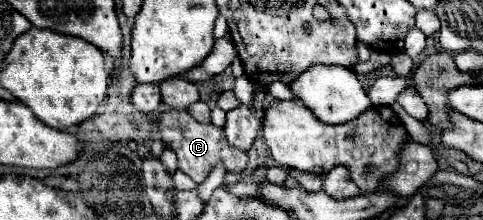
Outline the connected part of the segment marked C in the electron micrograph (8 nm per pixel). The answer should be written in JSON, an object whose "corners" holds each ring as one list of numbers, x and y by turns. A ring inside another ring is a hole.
{"corners":[[168,110,168,114,160,116,160,126,176,126,176,132,172,132,172,136,168,136,168,146,176,152,178,156,178,170,182,170,184,174,188,174,196,184,202,184,206,180,206,176,210,174,210,170,222,162,228,172,244,172,246,170,246,162,248,156,246,152,232,148,224,136,222,128,216,128,214,124,198,124,192,116,180,116,180,110]]}

